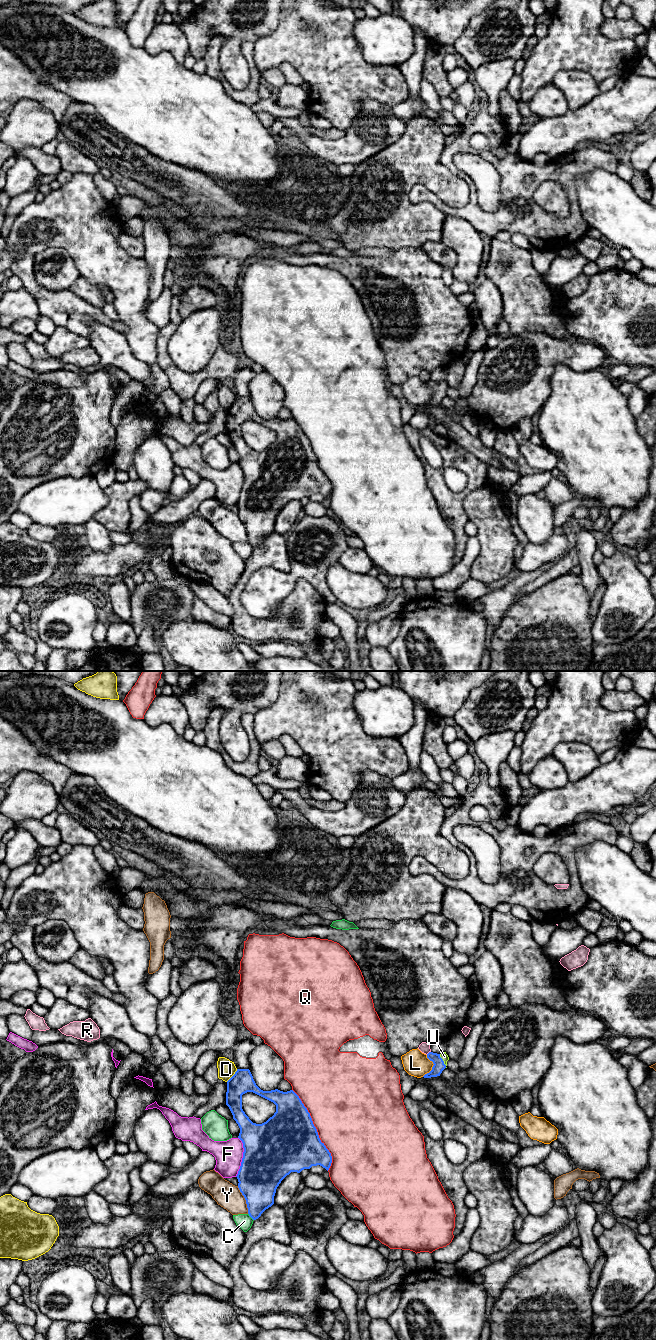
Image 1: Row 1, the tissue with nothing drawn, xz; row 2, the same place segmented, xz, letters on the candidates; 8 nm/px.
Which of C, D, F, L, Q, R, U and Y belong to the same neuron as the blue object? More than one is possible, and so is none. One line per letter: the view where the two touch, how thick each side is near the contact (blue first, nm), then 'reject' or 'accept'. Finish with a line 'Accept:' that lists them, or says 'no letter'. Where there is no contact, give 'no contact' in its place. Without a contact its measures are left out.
C: contact in xz; calibres 280 and 120 nm; reject
D: contact in xz; calibres 180 and 140 nm; reject
F: contact in xz; calibres 460 and 220 nm; reject
L: contact in xz; calibres 90 and 200 nm; reject
Q: contact in xz; calibres 480 and 500 nm; reject
R: contact in xz; calibres 90 and 90 nm; reject
U: contact in xz; calibres 90 and 60 nm; accept
Y: contact in xz; calibres 340 and 200 nm; reject
Accept: U

